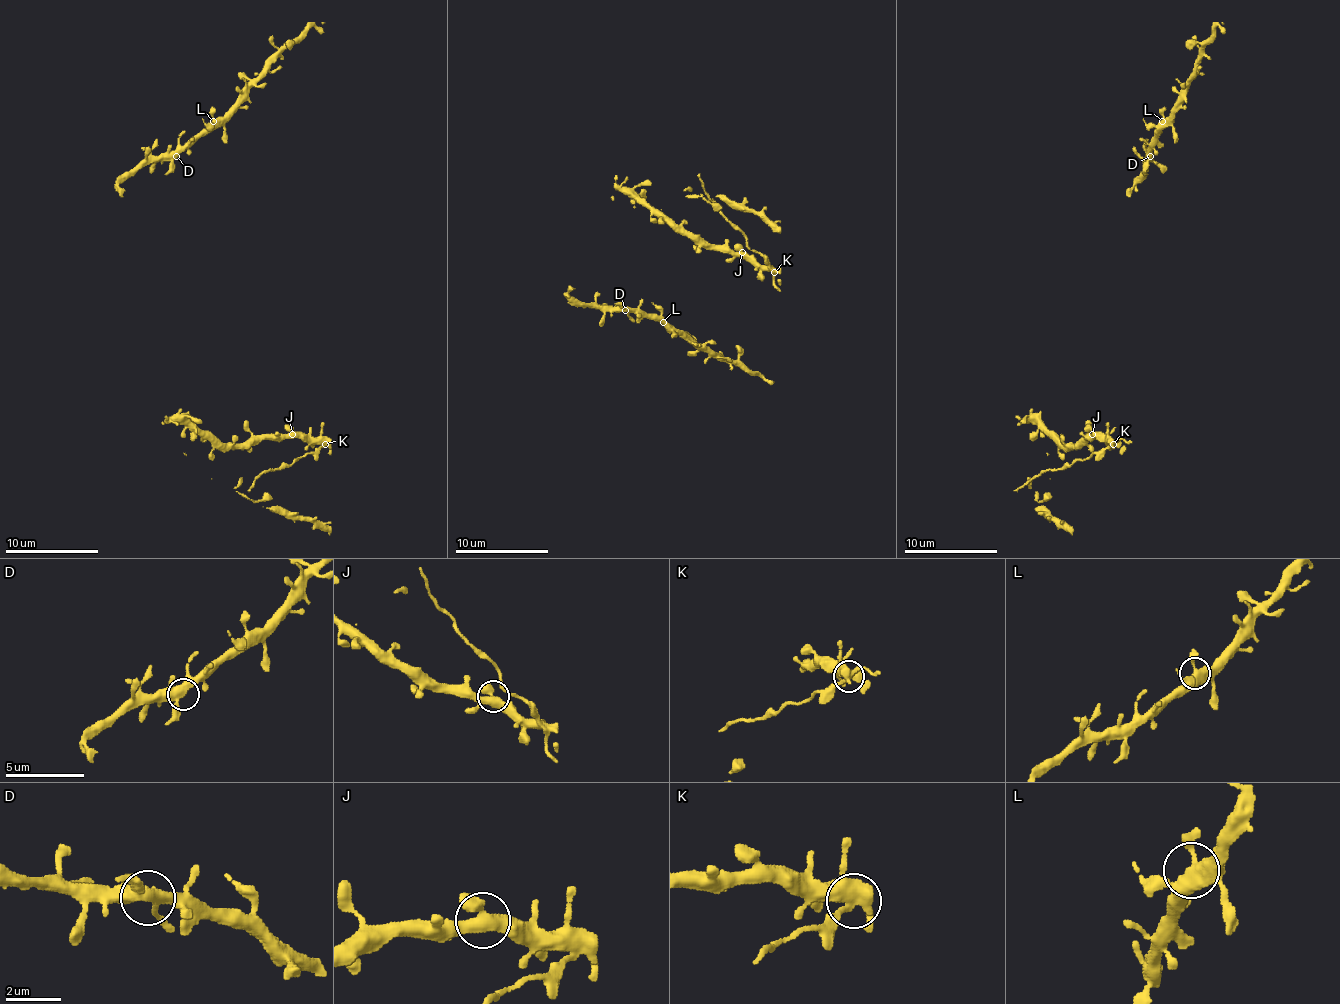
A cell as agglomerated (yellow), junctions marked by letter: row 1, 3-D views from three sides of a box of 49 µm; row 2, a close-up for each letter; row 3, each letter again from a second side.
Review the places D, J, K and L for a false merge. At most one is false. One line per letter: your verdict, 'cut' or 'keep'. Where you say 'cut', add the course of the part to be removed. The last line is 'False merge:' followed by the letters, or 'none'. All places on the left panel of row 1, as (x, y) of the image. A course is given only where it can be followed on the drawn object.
D: keep
J: keep
K: keep
L: keep
False merge: none

